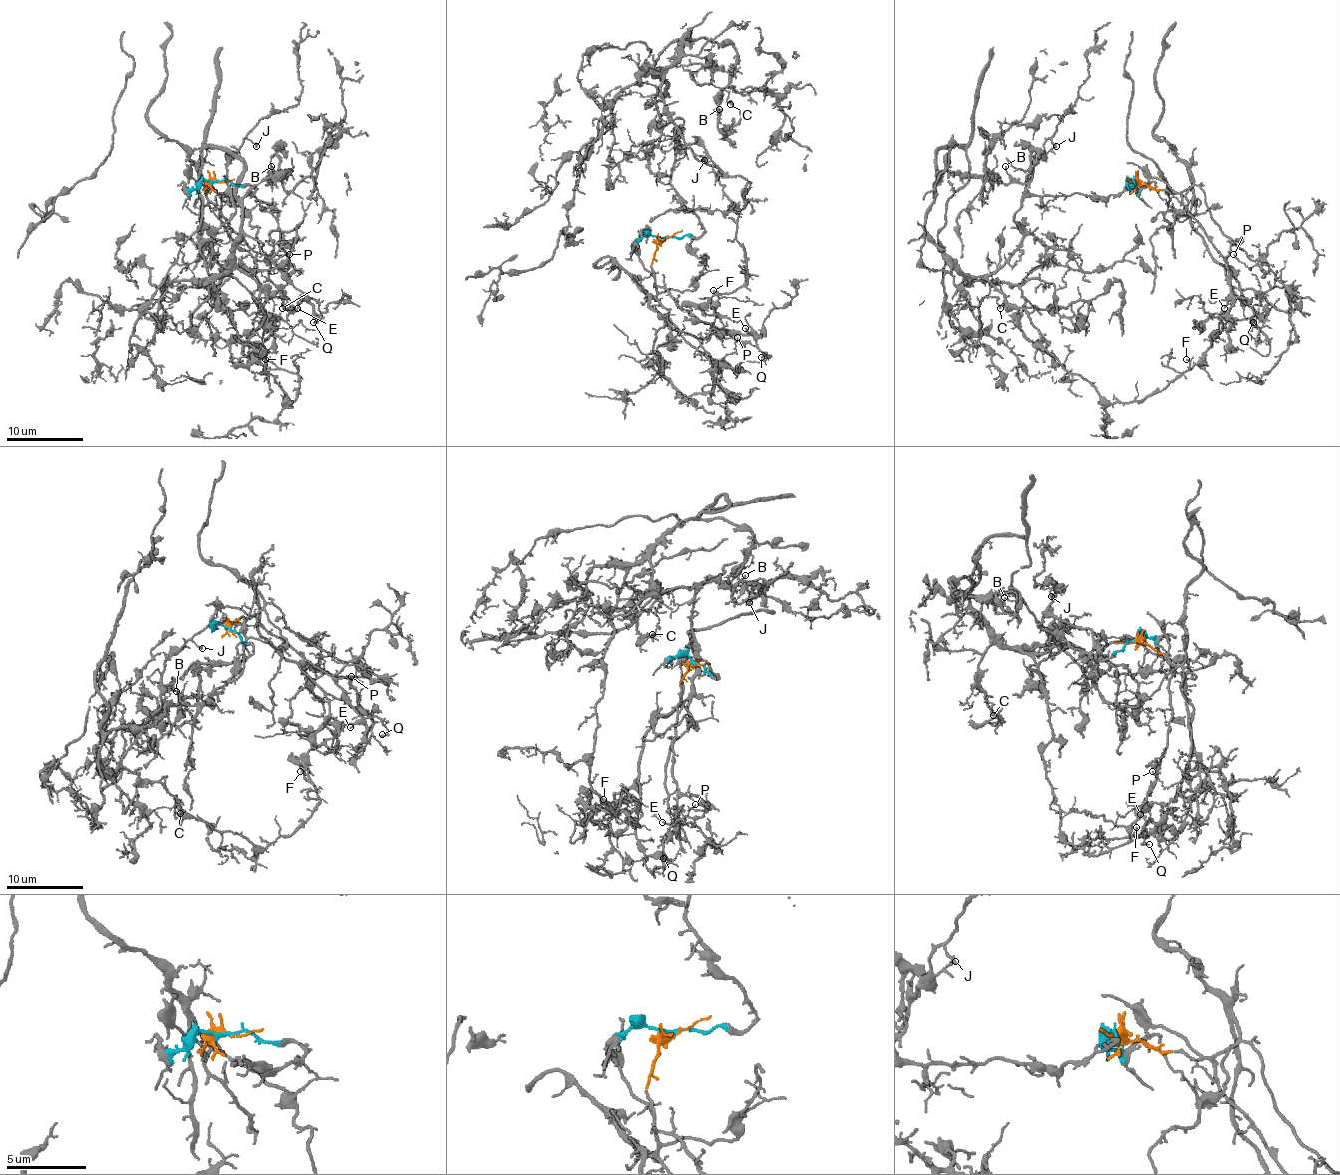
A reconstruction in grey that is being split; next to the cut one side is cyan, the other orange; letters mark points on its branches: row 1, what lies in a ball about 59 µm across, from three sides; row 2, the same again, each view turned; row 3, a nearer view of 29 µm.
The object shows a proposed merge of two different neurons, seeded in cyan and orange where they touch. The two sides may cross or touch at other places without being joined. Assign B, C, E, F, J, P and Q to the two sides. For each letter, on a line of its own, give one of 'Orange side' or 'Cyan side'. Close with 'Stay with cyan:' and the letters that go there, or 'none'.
B: Cyan side
C: Cyan side
E: Orange side
F: Cyan side
J: Cyan side
P: Orange side
Q: Orange side
Stay with cyan: B, C, F, J

